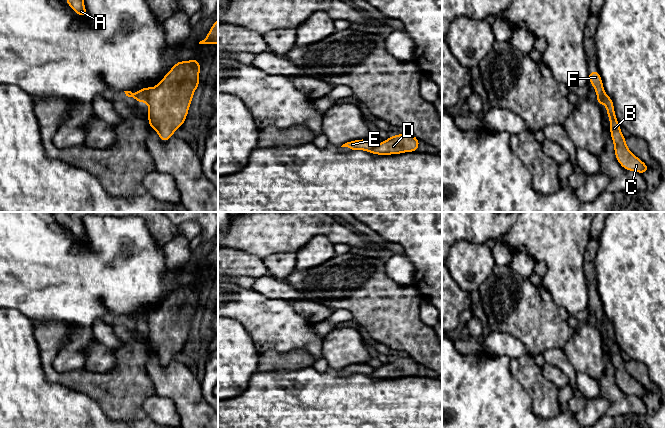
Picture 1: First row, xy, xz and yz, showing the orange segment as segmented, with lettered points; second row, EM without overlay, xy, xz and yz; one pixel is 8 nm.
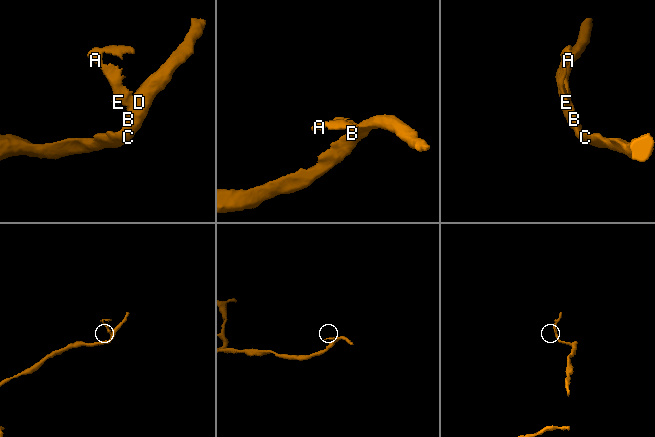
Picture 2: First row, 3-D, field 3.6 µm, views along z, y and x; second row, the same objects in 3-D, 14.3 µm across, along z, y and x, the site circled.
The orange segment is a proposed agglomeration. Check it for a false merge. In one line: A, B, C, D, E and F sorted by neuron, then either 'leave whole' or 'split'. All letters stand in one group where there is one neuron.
A E F / B C D; split

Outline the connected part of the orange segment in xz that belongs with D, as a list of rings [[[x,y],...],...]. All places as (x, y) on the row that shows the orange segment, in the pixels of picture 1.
[[[402,133],[390,136],[370,151],[375,155],[403,154],[405,152],[416,152],[421,142],[411,133]]]

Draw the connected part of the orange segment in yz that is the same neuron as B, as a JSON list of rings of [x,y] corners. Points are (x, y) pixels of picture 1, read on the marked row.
[[[604,93],[604,104],[610,121],[610,134],[618,163],[627,171],[635,171],[640,174],[649,171],[649,166],[635,156],[627,147],[626,138],[623,136],[620,129],[621,126],[616,119],[613,100],[606,93]]]

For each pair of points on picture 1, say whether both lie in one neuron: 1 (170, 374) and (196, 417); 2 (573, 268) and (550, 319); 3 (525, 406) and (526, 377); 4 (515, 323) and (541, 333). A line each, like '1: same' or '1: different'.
1: same
2: different
3: different
4: same

